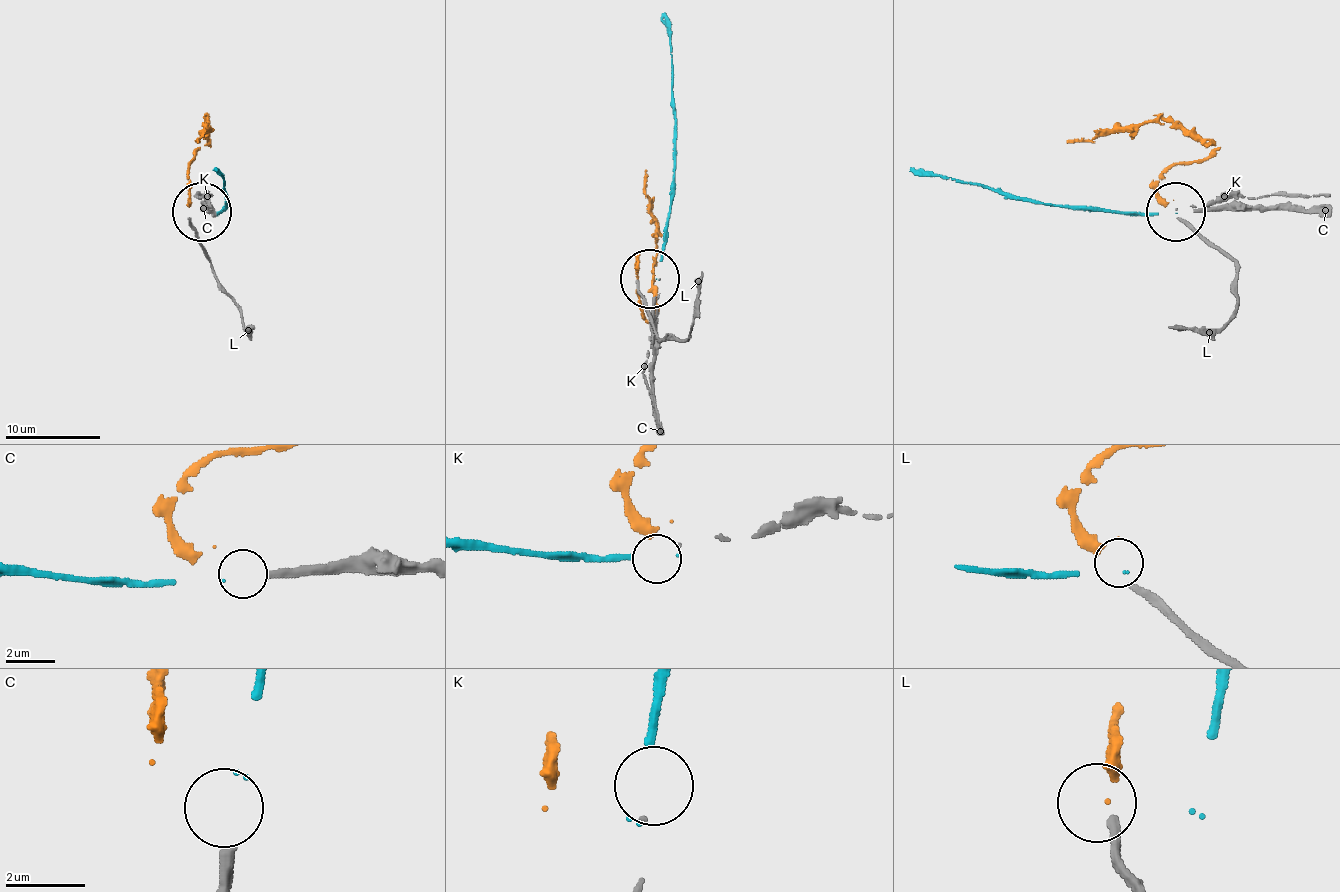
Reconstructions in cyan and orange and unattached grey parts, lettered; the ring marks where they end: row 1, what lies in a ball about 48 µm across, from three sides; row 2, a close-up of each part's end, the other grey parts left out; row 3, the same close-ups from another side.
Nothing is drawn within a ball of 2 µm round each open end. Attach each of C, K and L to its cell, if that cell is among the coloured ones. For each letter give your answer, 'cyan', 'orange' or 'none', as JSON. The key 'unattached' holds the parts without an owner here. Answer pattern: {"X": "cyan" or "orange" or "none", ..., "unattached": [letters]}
{"C": "cyan", "K": "none", "L": "orange", "unattached": ["K"]}

